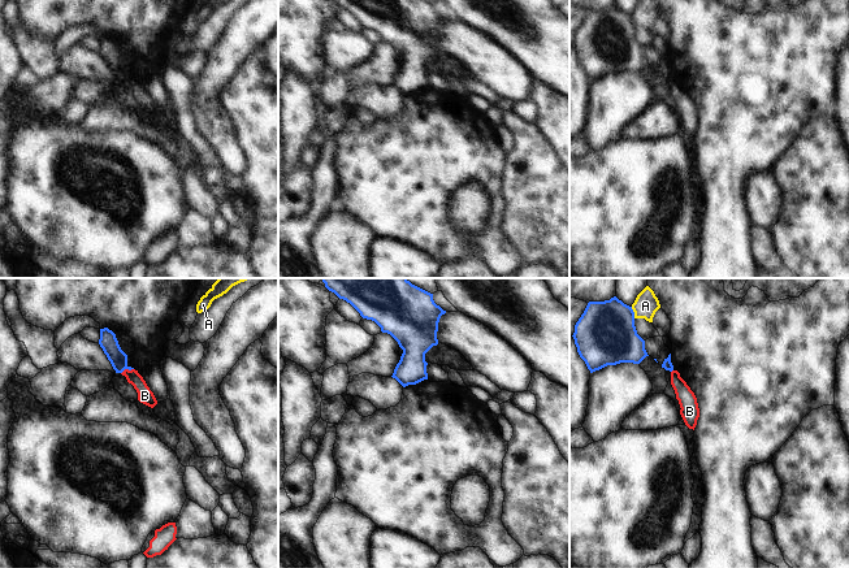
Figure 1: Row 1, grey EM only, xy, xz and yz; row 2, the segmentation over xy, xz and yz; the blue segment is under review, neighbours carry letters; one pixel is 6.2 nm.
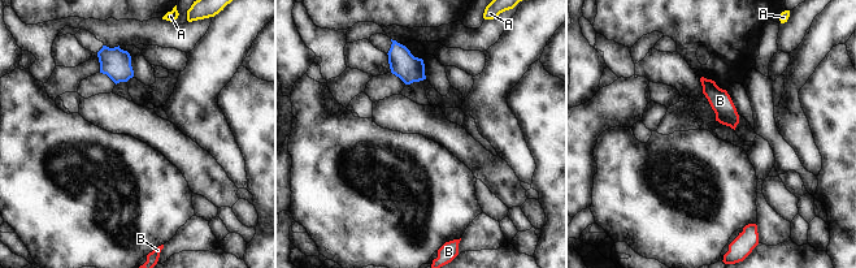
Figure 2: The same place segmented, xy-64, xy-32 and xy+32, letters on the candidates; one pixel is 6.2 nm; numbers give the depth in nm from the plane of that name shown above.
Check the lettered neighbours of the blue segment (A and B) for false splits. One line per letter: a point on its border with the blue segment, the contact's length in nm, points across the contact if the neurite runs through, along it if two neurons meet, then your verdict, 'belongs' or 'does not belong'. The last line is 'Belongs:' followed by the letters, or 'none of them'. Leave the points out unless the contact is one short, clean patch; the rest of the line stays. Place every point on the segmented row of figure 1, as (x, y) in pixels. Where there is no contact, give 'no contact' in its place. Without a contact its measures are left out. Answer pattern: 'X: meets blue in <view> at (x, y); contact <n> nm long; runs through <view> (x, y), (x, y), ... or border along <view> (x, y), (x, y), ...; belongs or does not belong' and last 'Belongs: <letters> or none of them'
A: meets blue in yz at (633, 312); contact 80 nm long; does not belong
B: meets blue in xy at (126, 368); contact 90 nm long; border along xy (133, 368), (125, 369), (121, 373); does not belong
Belongs: none of them

